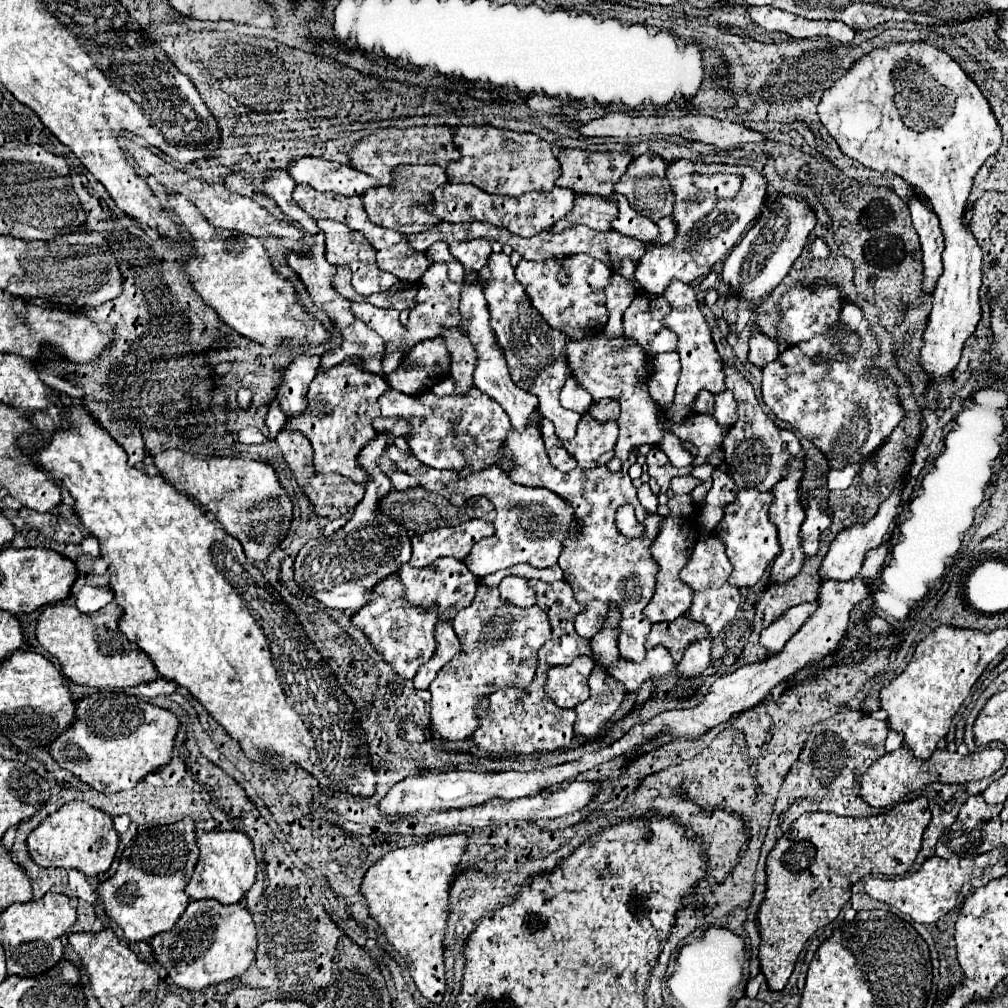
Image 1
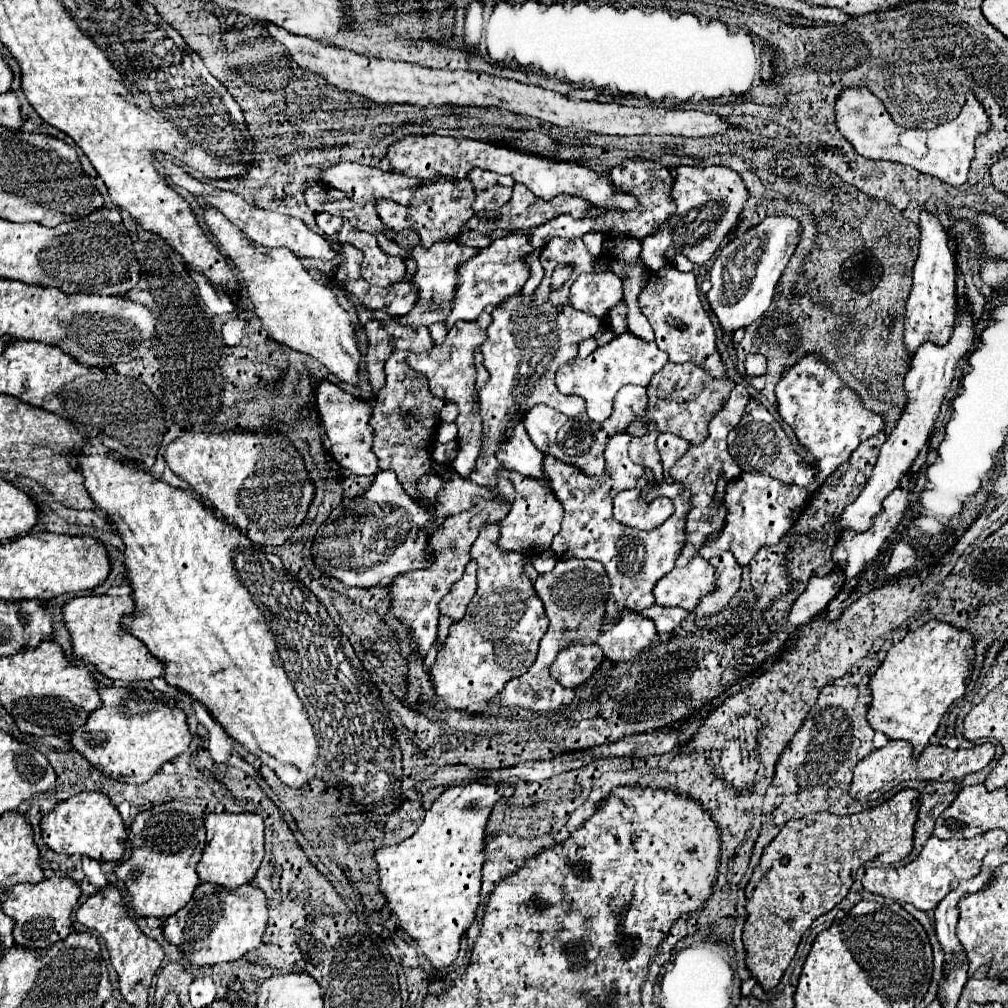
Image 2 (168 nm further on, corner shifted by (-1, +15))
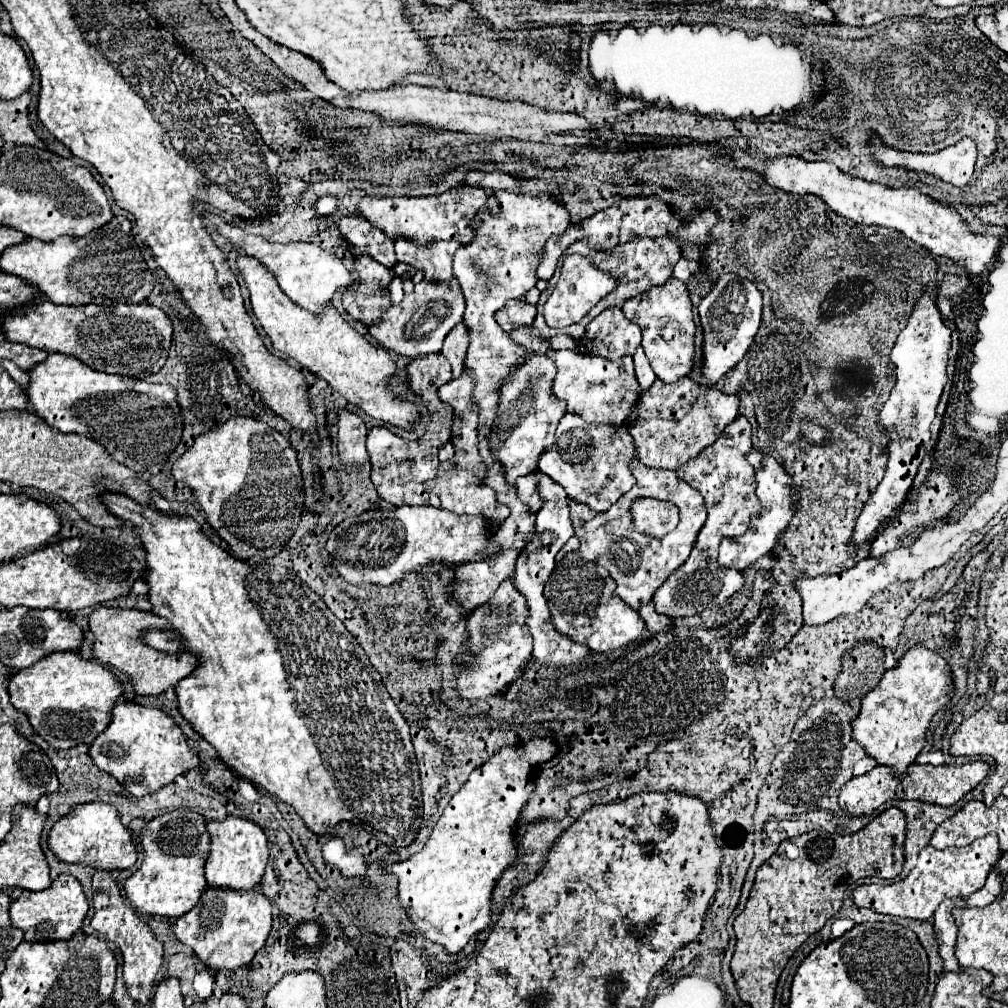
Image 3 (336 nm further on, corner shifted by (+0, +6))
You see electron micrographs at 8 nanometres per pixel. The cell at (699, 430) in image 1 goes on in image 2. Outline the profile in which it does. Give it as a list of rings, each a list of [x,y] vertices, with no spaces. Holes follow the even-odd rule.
[[[671,433],[660,434],[656,441],[659,453],[663,456],[663,471],[669,473],[675,461],[686,453],[690,443]]]

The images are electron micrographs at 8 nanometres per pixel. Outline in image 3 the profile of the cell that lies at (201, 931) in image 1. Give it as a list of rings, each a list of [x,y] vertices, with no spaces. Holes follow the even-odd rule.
[[[208,888],[200,896],[198,904],[186,916],[180,916],[174,926],[176,938],[190,946],[196,956],[214,970],[234,970],[246,966],[252,960],[252,954],[264,946],[270,930],[272,904],[262,892],[234,892],[226,888]]]

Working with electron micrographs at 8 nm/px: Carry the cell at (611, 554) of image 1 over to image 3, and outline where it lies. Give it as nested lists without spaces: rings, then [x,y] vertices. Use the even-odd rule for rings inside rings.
[[[638,456],[634,458],[634,476],[636,486],[626,494],[626,498],[620,498],[608,512],[594,512],[586,504],[578,504],[570,500],[570,518],[576,536],[580,538],[578,554],[586,560],[592,560],[604,568],[608,568],[610,576],[616,580],[616,596],[620,596],[628,606],[640,608],[642,602],[650,602],[654,592],[666,582],[666,578],[686,562],[690,556],[690,550],[694,548],[698,530],[706,522],[706,506],[702,494],[698,490],[690,488],[686,482],[682,482],[676,472],[672,470],[656,470],[644,466]],[[638,498],[656,498],[656,500],[670,500],[680,510],[680,522],[678,526],[662,536],[662,538],[648,538],[644,534],[638,534],[634,528],[632,518],[628,518],[628,500]]]

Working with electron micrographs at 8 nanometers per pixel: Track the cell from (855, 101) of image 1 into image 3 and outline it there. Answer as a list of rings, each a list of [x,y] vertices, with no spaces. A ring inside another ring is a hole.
[[[962,138],[958,144],[948,146],[936,154],[910,154],[910,152],[900,152],[888,146],[882,146],[880,140],[872,142],[874,148],[874,156],[884,164],[884,166],[902,166],[908,170],[916,170],[916,172],[928,172],[934,178],[940,178],[944,182],[950,182],[954,186],[966,186],[972,172],[974,172],[974,162],[976,162],[976,144],[970,138]]]

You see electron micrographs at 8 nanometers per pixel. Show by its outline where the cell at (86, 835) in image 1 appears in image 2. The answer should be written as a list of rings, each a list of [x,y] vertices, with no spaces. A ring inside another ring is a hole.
[[[83,791],[67,801],[61,801],[51,813],[47,813],[47,817],[43,817],[41,837],[43,843],[55,853],[85,855],[95,861],[117,861],[125,853],[127,829],[121,815],[103,793]]]

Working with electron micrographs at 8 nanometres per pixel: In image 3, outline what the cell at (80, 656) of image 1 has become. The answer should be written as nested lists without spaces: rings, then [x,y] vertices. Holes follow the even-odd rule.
[[[98,608],[90,616],[90,630],[96,636],[94,640],[94,656],[102,664],[110,664],[116,670],[122,670],[134,688],[136,694],[144,696],[158,696],[166,692],[168,688],[174,688],[182,678],[190,676],[194,668],[198,668],[198,658],[188,652],[160,652],[142,640],[146,630],[172,630],[174,626],[168,624],[164,618],[156,616],[154,612],[144,612],[144,610],[122,610],[122,608]]]

